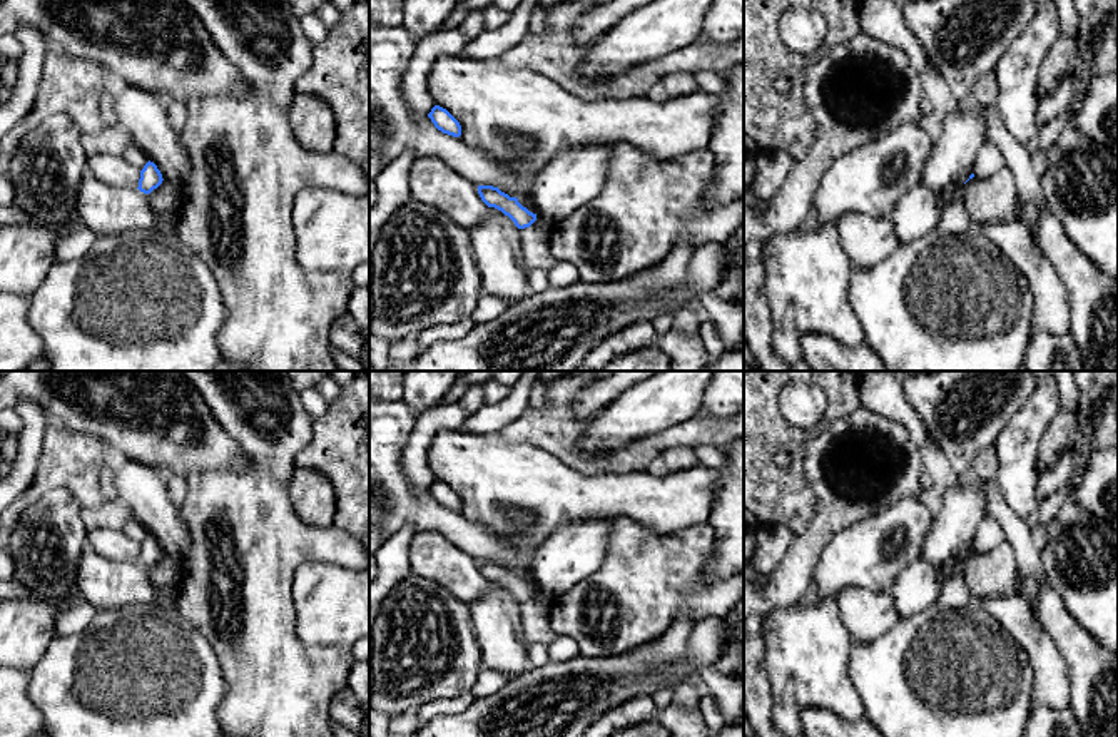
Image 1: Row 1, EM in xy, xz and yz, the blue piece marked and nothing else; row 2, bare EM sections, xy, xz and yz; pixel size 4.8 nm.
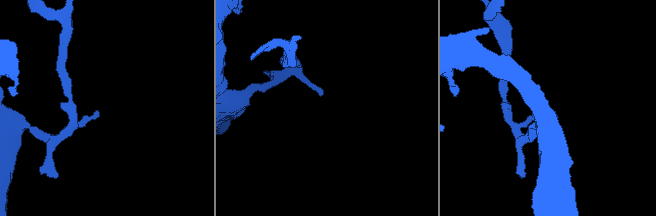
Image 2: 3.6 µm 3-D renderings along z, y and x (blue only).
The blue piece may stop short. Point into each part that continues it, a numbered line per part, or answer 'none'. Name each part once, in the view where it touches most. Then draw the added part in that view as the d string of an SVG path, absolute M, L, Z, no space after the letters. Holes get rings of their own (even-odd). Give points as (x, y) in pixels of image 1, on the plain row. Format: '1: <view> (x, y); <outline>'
none

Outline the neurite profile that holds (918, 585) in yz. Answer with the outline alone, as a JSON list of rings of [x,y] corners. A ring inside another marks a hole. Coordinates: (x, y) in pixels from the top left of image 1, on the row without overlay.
[[[919,558],[899,572],[887,593],[899,617],[909,618],[938,602],[943,583],[943,570]]]

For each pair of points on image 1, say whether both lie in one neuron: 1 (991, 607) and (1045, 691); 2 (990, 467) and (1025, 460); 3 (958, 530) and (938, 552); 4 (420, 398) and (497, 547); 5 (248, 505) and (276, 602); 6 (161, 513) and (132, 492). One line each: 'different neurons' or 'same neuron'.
1: same neuron
2: different neurons
3: same neuron
4: different neurons
5: same neuron
6: same neuron

